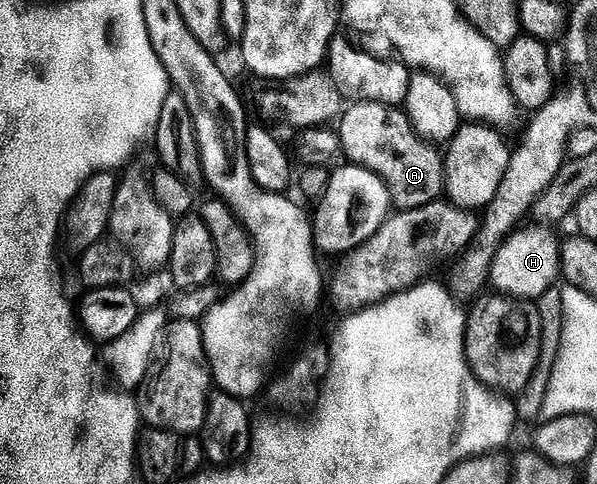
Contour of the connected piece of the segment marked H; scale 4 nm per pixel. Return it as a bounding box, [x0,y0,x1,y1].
[489,228,560,299]

